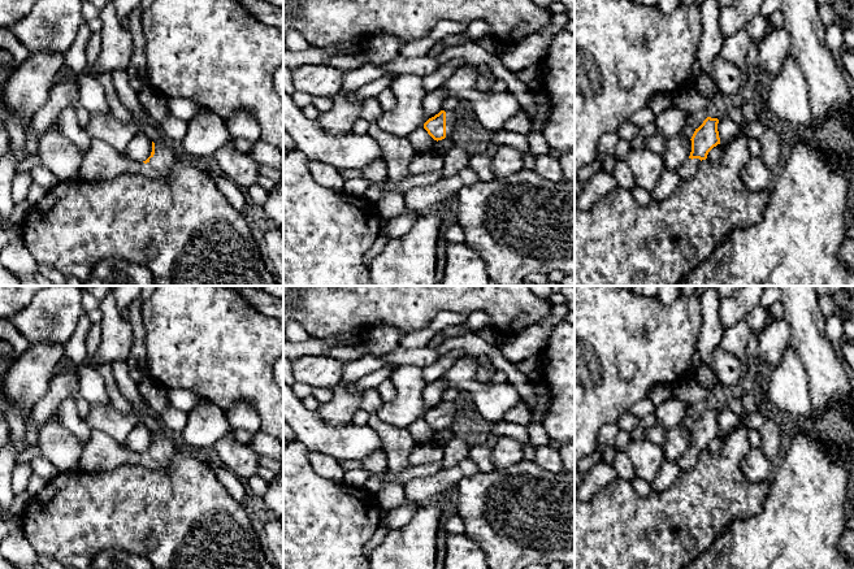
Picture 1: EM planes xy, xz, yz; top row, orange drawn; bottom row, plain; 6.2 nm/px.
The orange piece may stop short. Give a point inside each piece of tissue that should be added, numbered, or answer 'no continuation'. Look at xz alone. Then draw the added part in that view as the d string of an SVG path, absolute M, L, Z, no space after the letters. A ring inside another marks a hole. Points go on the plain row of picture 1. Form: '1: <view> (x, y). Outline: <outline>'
1: xz (451, 408). Outline: M446 401L446 429L459 418L456 401Z

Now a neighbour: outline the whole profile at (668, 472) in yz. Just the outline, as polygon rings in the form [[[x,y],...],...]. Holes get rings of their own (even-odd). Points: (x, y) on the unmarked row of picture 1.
[[[664,461],[651,482],[653,491],[663,492],[668,490],[681,473],[676,461]]]

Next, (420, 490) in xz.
[[[464,459],[450,469],[443,469],[429,477],[417,477],[403,485],[406,498],[417,504],[439,500],[443,491],[448,490],[465,477],[478,473],[477,465]]]

